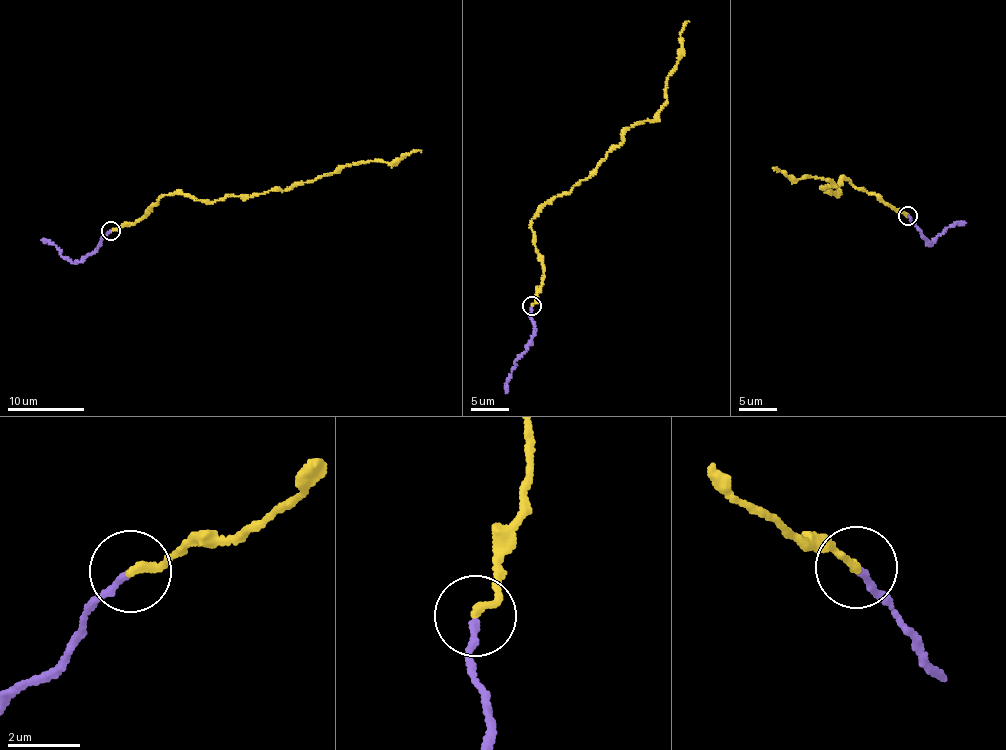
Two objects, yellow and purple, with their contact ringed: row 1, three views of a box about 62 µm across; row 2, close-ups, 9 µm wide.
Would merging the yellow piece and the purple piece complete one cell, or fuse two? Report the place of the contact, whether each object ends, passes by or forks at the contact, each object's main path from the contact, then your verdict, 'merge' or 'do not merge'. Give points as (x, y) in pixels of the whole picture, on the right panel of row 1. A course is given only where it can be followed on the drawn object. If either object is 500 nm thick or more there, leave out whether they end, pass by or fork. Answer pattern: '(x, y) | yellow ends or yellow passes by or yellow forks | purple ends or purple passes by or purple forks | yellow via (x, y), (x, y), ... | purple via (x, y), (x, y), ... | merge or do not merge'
(908, 216) | yellow ends | purple ends | yellow via (907, 215), (847, 178), (839, 193), (829, 194), (823, 189), (833, 186), (825, 179), (792, 180), (774, 170) | purple via (909, 215), (930, 244), (935, 243), (949, 227), (965, 223) | merge

